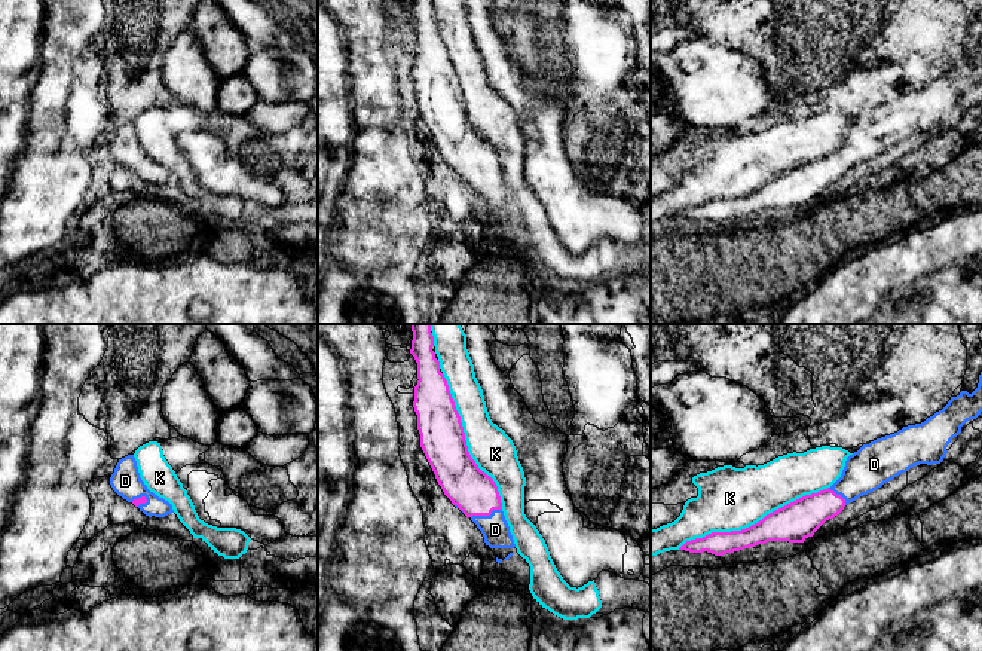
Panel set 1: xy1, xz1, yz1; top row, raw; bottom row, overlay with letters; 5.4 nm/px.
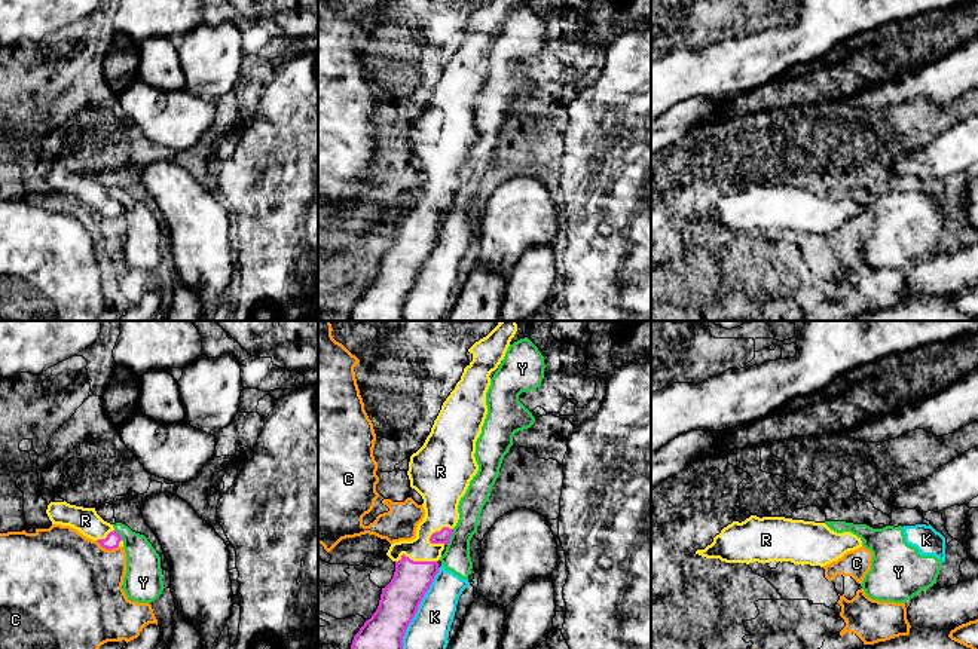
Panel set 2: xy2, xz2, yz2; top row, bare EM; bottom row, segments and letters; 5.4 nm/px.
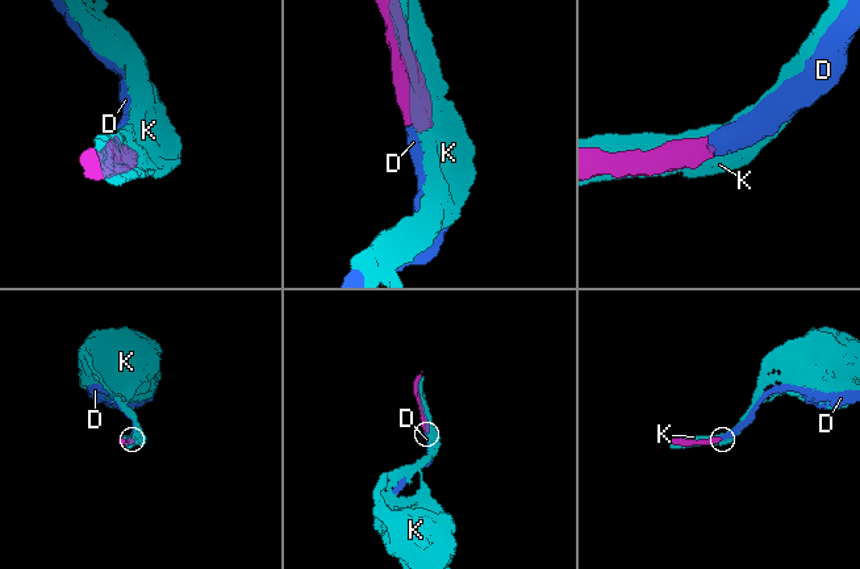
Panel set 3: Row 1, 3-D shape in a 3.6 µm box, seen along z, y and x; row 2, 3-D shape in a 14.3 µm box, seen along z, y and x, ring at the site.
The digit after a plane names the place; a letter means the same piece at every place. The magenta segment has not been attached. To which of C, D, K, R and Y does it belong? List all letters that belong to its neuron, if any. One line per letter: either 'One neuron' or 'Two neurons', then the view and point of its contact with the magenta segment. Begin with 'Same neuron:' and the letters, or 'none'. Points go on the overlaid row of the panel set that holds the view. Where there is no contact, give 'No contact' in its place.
Same neuron: D, R
C: Two neurons. Touches magenta at xy2 (107, 548)
D: One neuron. Touches magenta at xz1 (486, 515)
K: Two neurons. Touches magenta at yz1 (752, 525)
R: One neuron. Touches magenta at xz2 (416, 562)
Y: Two neurons. Touches magenta at xz2 (451, 535)

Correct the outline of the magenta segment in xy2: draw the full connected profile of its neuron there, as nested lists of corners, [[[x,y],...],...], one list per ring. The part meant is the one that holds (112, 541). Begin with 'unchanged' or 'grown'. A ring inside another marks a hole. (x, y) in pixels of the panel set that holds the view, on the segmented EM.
grown; [[[51,502],[46,514],[52,524],[70,526],[83,536],[97,541],[106,549],[123,547],[122,536],[113,524],[104,521],[95,508],[83,508],[64,502]]]

